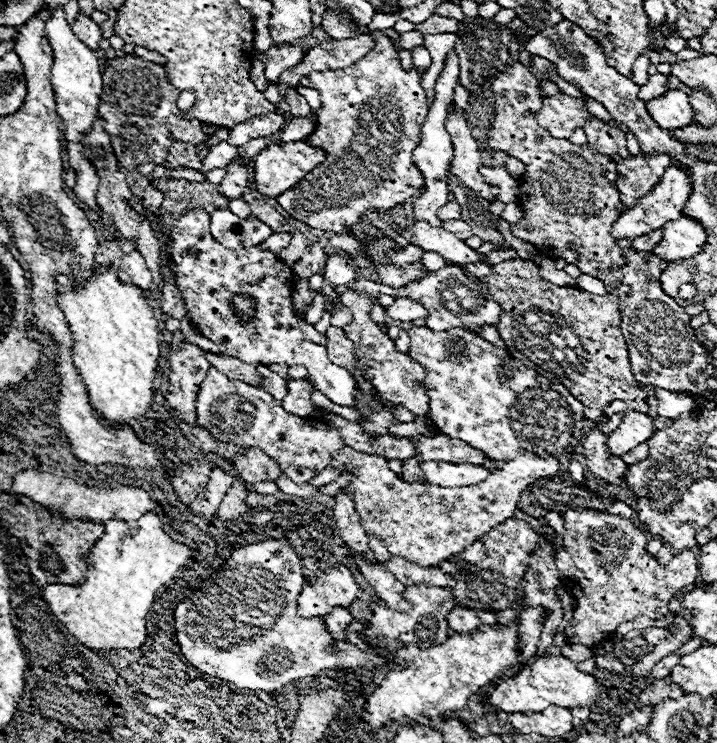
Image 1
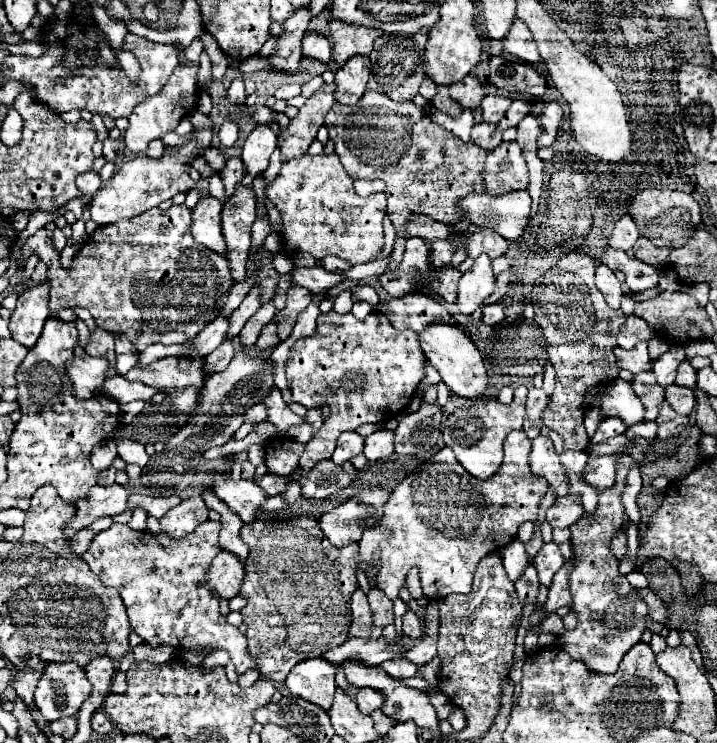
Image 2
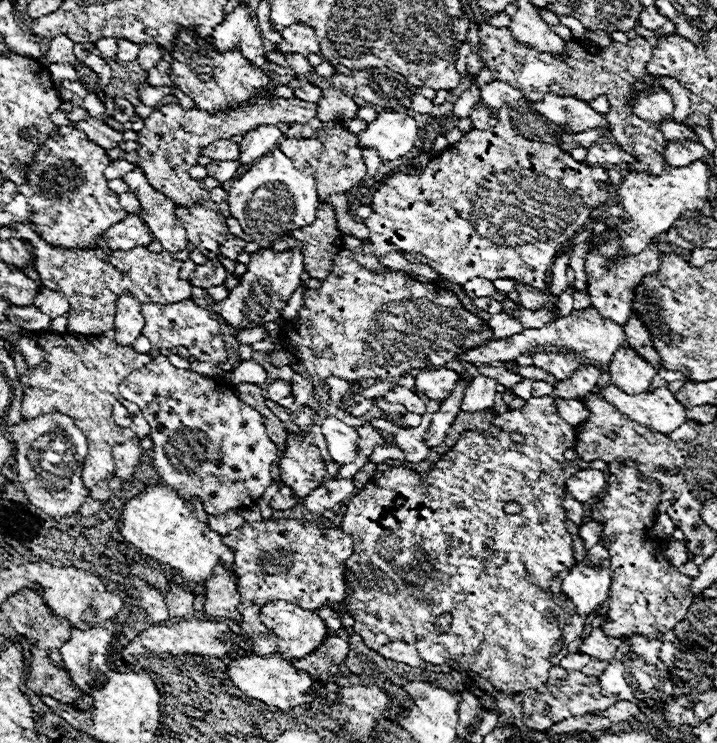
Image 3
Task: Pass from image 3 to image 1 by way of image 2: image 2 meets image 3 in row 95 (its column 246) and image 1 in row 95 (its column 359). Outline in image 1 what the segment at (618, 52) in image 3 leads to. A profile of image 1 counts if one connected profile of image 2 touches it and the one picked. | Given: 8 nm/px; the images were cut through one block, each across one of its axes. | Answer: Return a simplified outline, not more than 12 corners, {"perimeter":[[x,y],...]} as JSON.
{"perimeter":[[546,96],[536,120],[554,138],[570,138],[592,120],[586,100]]}

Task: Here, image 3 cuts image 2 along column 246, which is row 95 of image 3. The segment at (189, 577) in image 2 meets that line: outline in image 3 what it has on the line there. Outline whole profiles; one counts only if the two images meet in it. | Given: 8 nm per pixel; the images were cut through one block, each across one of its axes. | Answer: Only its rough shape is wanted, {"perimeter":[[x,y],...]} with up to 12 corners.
{"perimeter":[[666,90],[640,96],[634,114],[652,124],[674,120]]}

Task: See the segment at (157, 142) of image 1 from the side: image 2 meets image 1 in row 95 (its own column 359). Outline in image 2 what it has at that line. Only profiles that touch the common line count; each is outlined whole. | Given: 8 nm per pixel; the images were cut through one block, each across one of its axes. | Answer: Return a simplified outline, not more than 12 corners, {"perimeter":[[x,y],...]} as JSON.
{"perimeter":[[412,100],[326,114],[356,180],[386,182],[398,268],[414,214],[456,224],[488,156]]}

